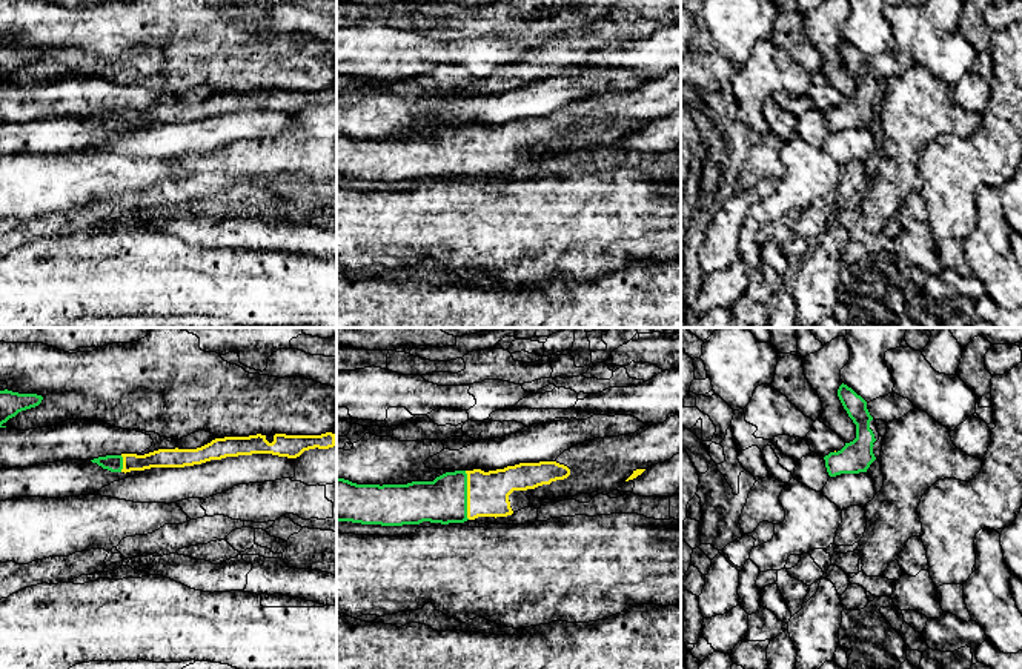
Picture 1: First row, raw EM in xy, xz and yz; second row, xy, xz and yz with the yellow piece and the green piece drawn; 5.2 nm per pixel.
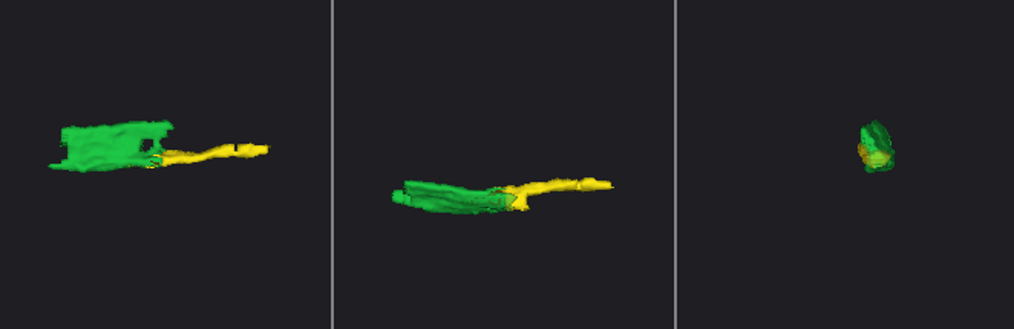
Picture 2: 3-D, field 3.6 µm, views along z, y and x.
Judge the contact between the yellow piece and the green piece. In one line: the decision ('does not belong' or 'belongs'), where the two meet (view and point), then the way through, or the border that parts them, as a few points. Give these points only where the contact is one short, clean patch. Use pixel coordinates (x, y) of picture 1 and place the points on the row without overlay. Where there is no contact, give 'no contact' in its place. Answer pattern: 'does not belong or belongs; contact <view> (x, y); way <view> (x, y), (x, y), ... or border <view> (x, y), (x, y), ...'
belongs; contact xz (467, 151); way xz (487, 148), (467, 151), (444, 156)

